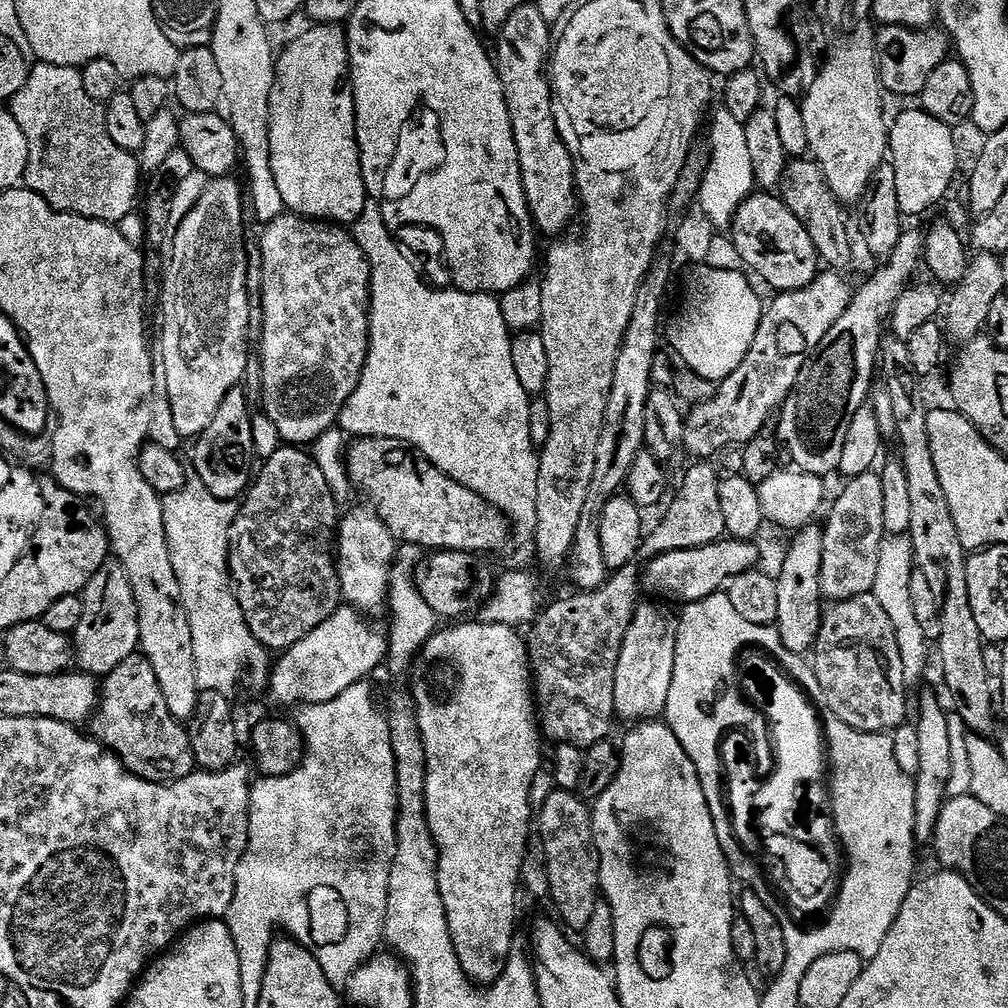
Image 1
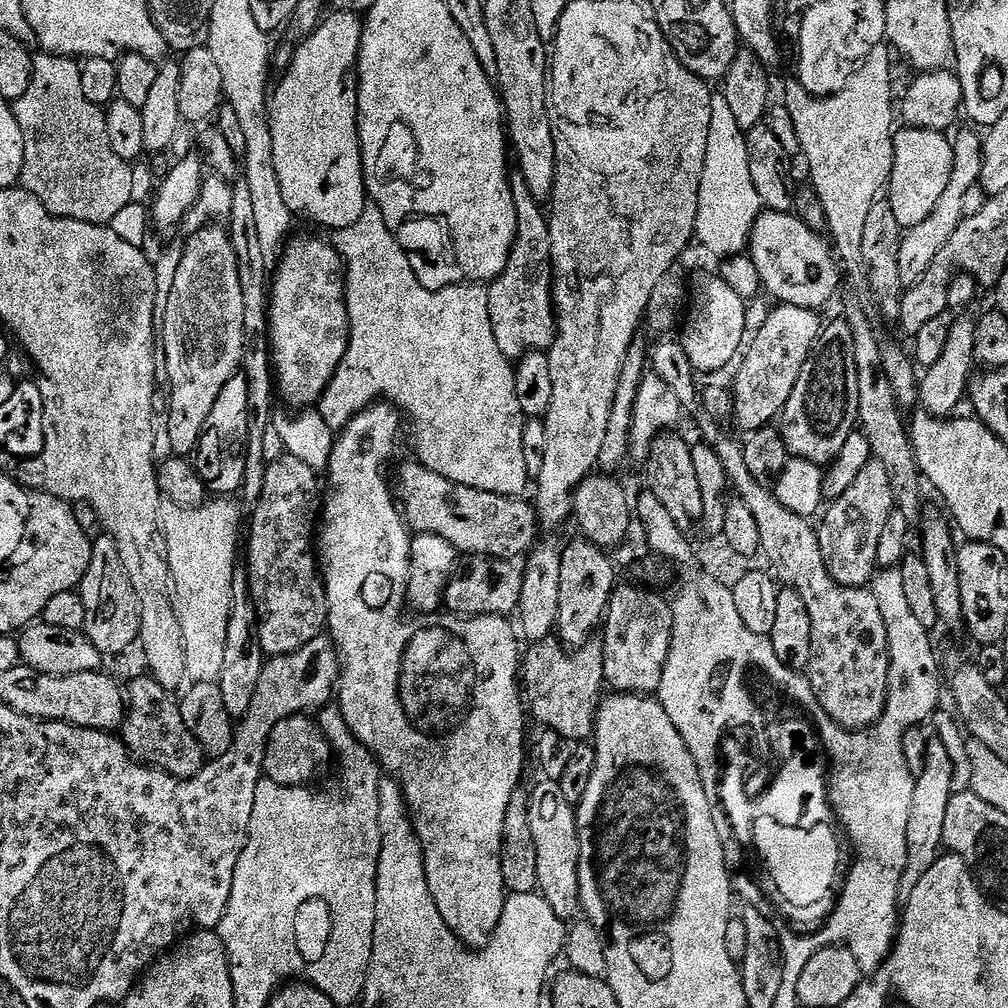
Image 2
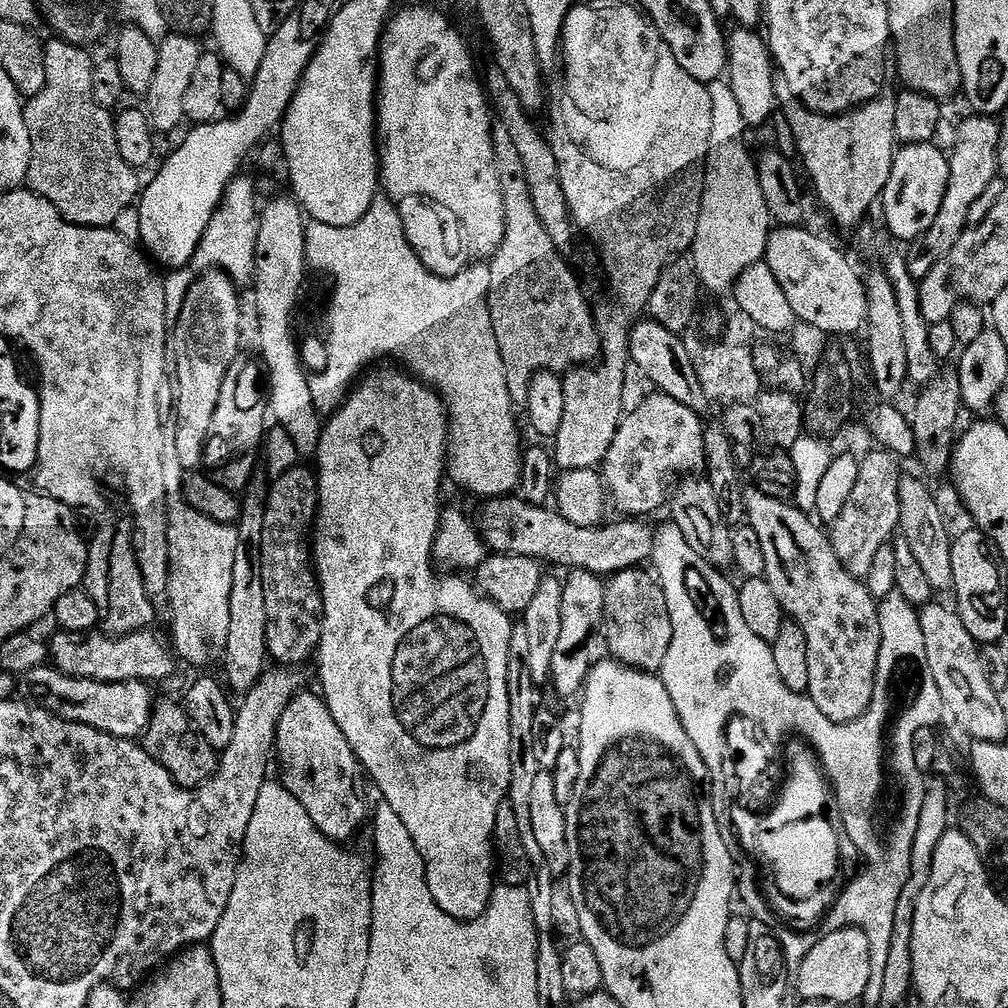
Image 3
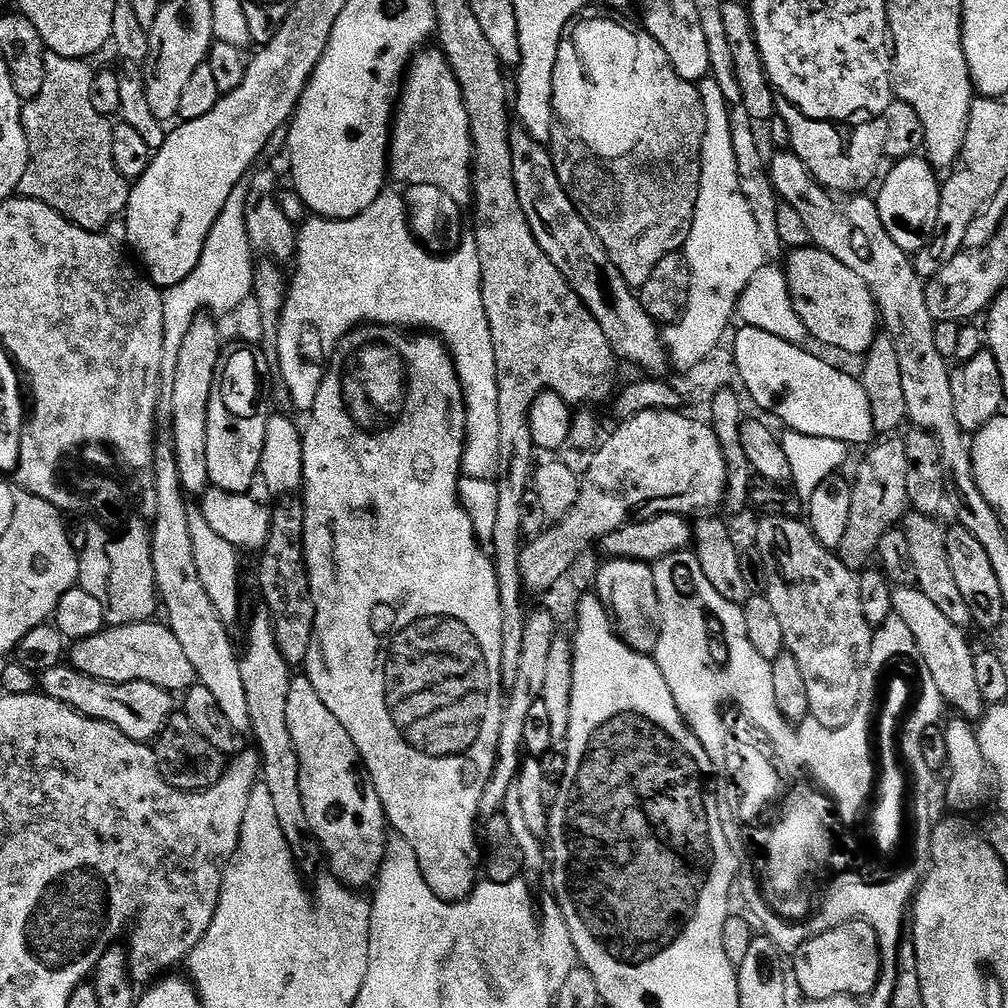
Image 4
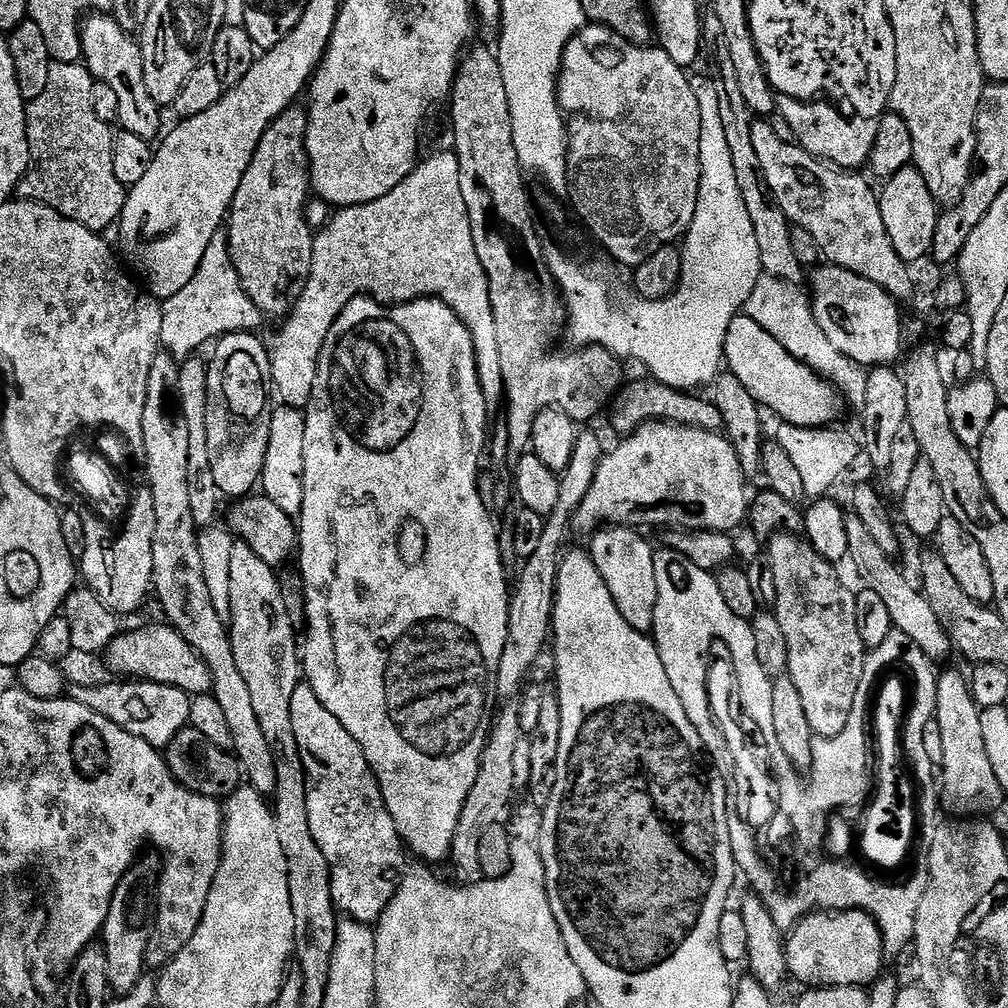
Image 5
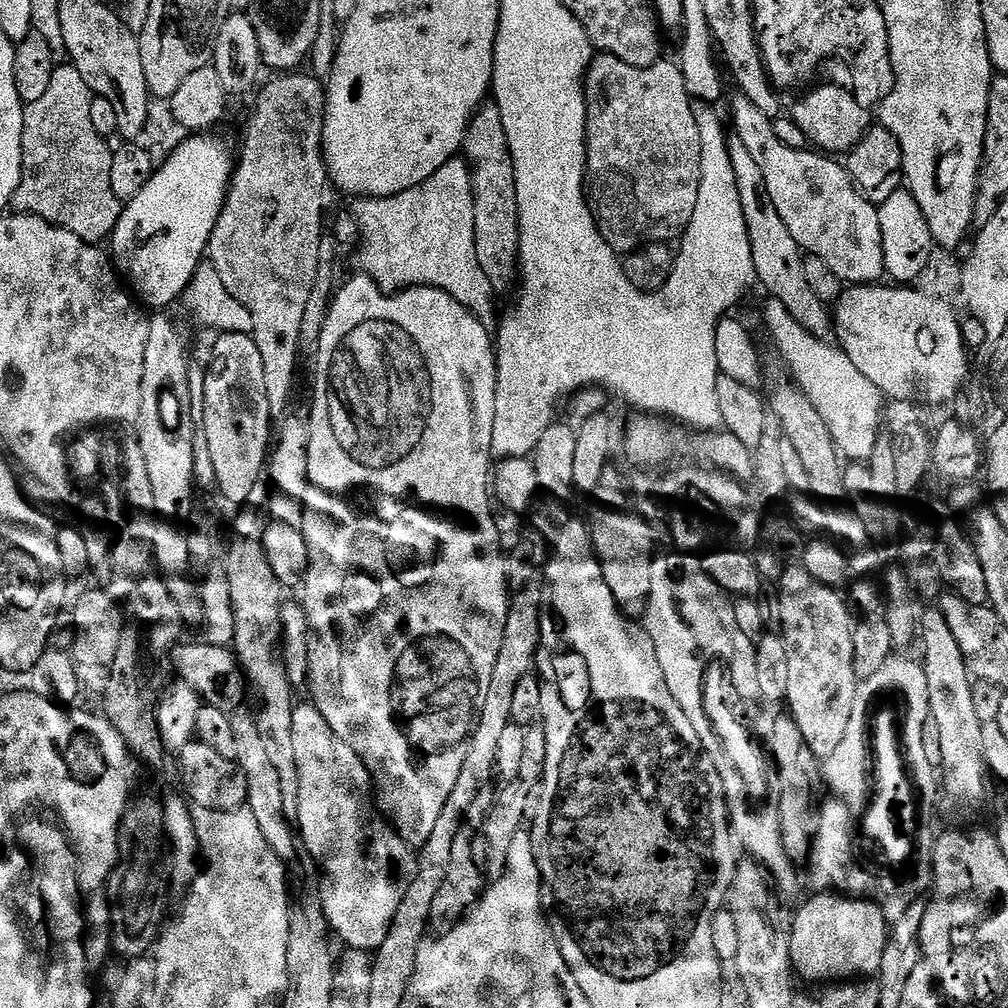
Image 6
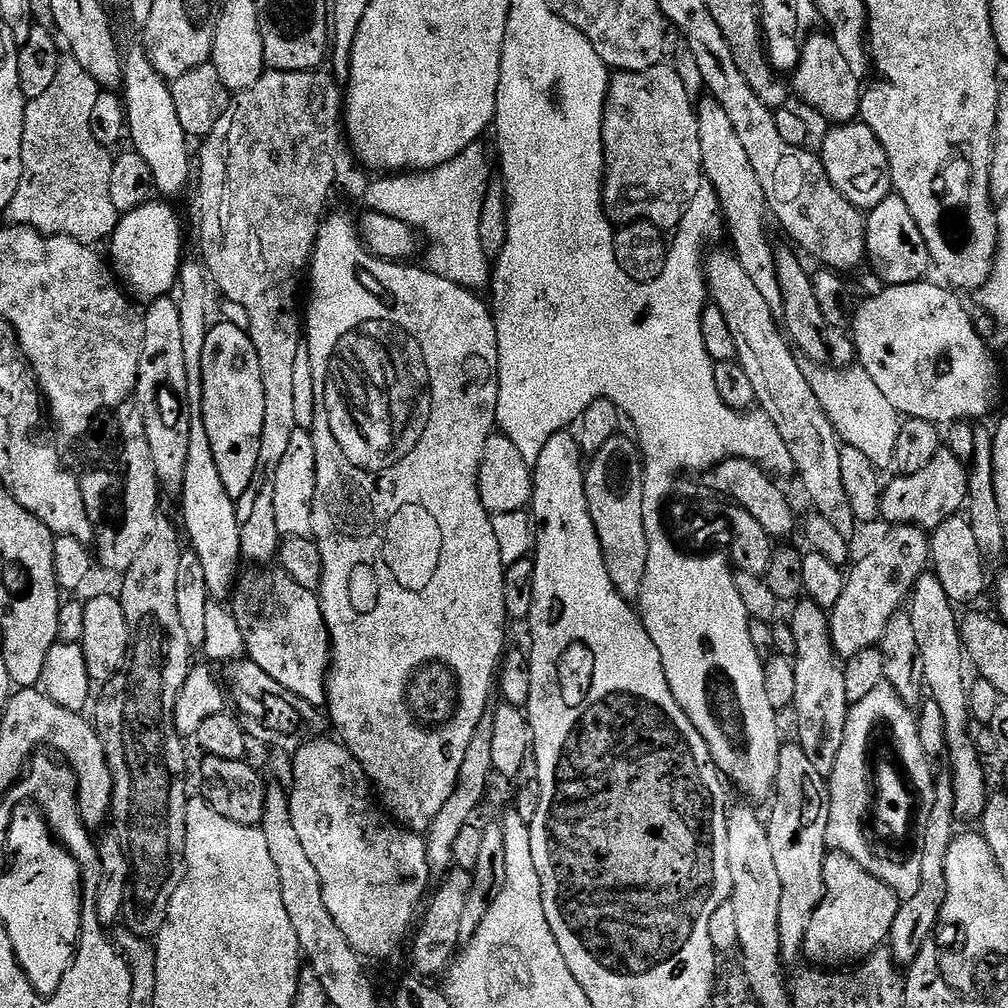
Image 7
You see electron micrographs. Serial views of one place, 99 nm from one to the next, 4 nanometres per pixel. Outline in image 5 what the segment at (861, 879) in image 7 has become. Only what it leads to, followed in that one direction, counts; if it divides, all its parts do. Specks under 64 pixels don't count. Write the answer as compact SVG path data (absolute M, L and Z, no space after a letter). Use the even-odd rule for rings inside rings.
M817 910L791 929L786 940L791 979L809 989L854 986L864 988L880 979L885 971L884 939L880 927L865 912Z

